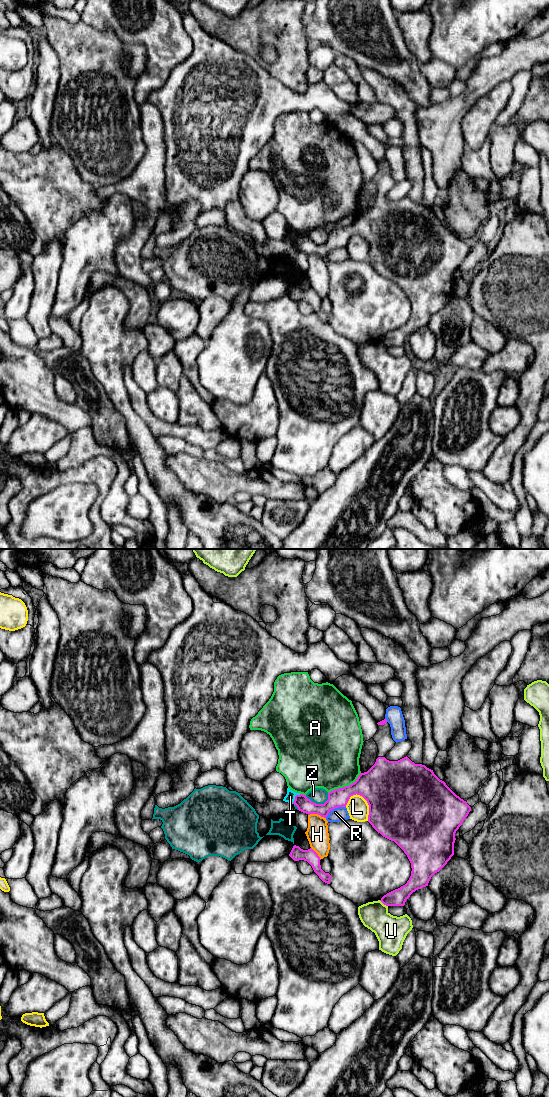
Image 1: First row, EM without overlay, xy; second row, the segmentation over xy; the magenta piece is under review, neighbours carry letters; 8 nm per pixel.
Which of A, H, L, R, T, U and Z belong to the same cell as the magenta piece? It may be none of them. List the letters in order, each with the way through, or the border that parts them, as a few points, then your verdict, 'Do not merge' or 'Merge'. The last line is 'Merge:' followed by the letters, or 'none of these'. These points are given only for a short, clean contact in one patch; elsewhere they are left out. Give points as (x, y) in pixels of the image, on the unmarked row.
A: Do not merge
H: Do not merge
L: Do not merge
R: Do not merge
T: Boundary: xy (300, 234), (294, 237), (292, 243). Do not merge
U: Do not merge
Z: Do not merge
Merge: none of these

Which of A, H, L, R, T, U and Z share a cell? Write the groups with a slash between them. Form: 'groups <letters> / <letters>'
groups A T / H / L / R / U / Z

